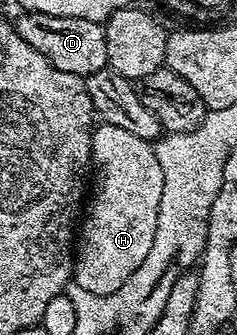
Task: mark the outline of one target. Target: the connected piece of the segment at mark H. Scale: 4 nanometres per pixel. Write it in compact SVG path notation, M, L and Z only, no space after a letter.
M107 123L95 129L92 164L99 176L98 193L86 220L86 237L81 237L76 248L72 280L92 294L110 296L136 274L152 250L164 194L164 170L147 141Z

